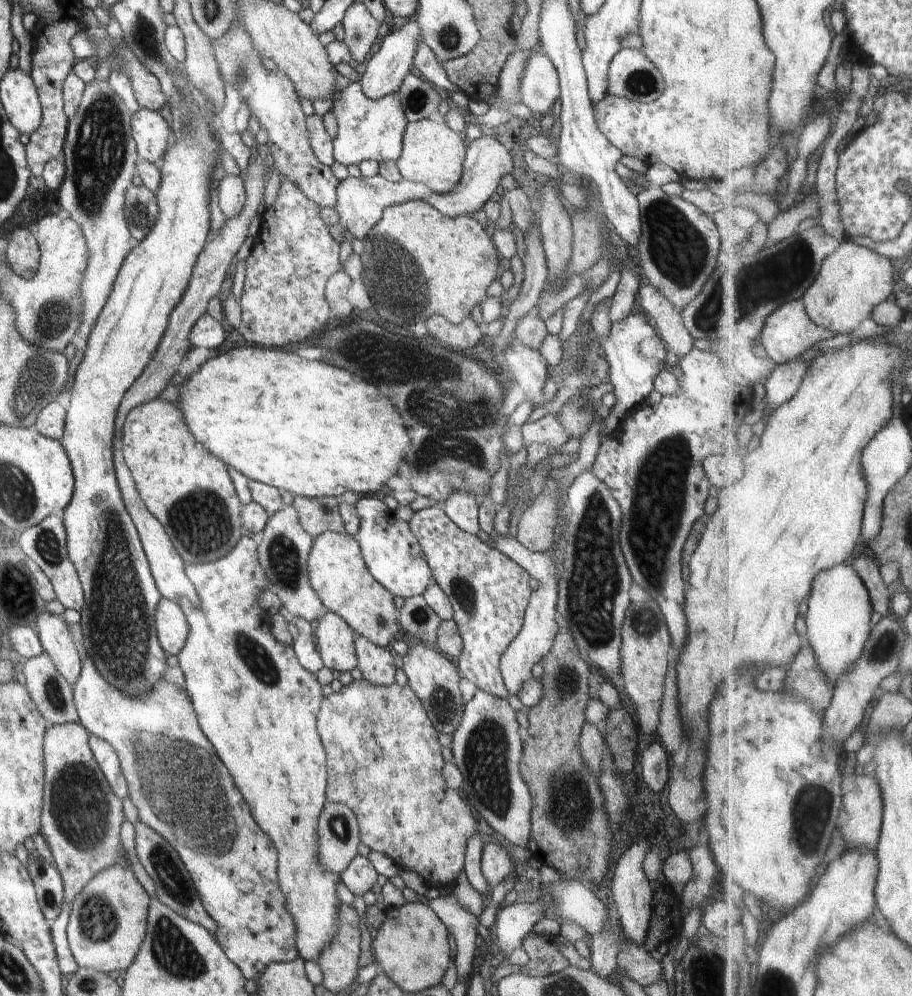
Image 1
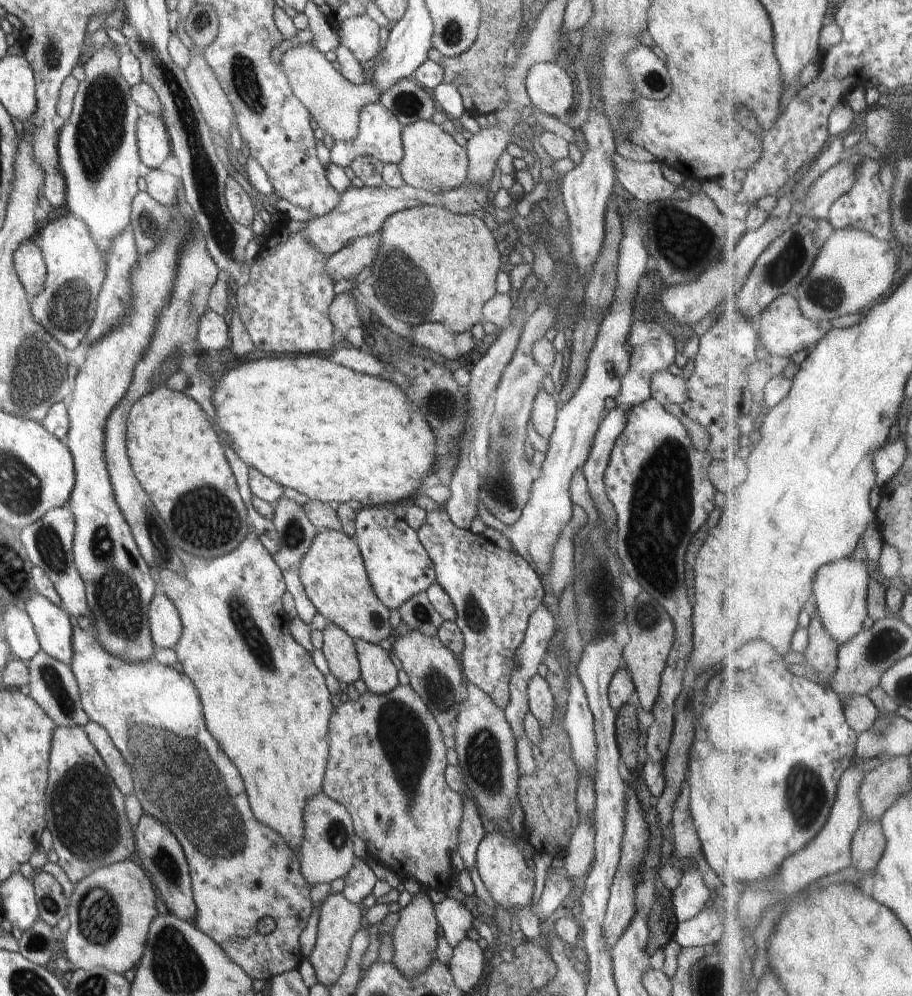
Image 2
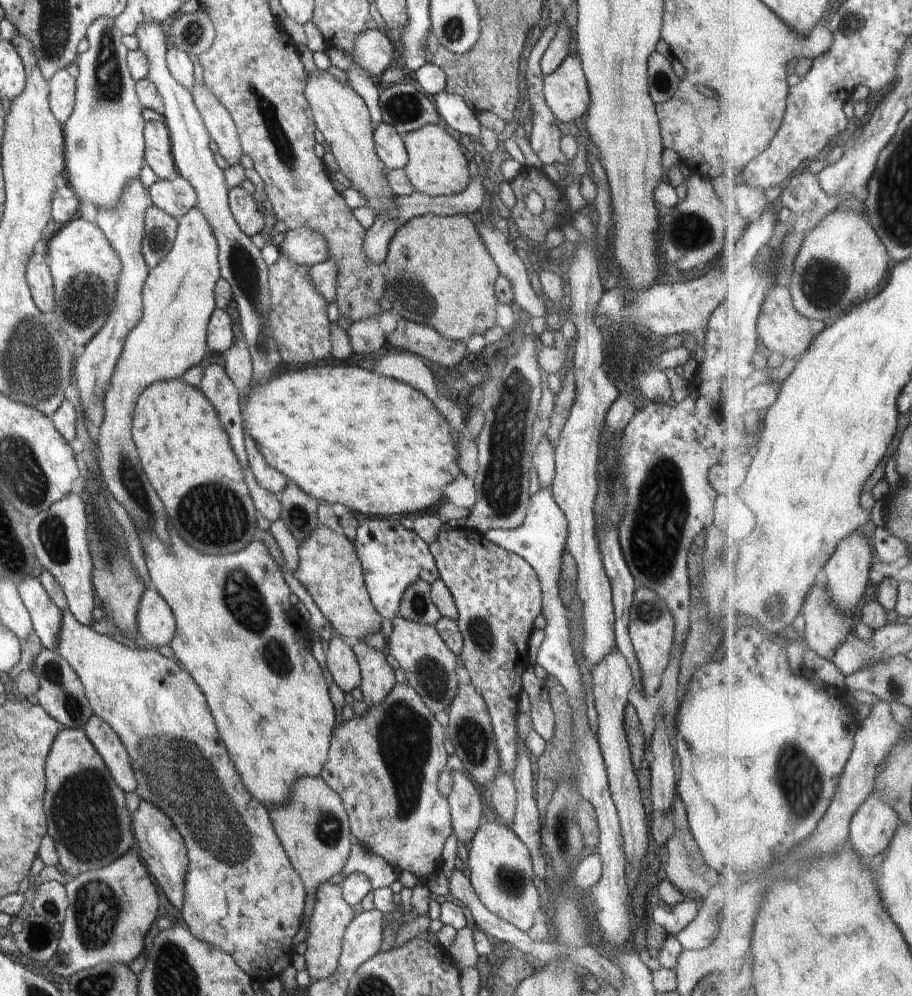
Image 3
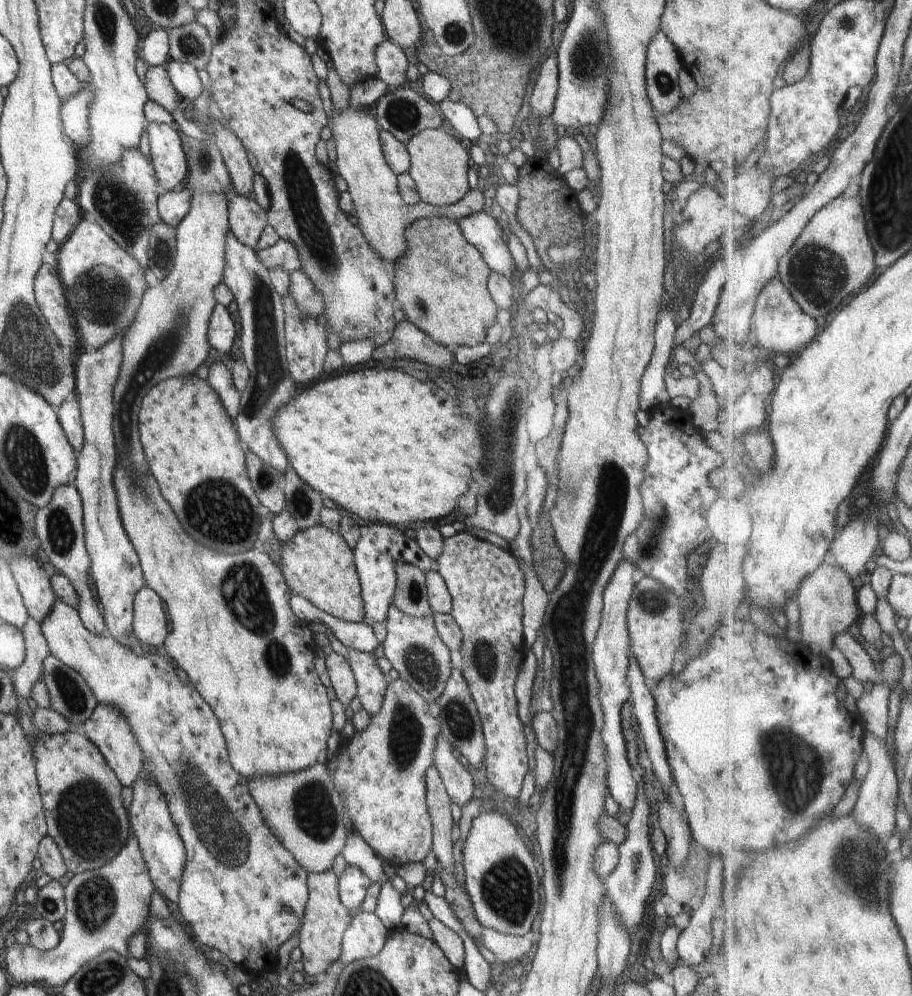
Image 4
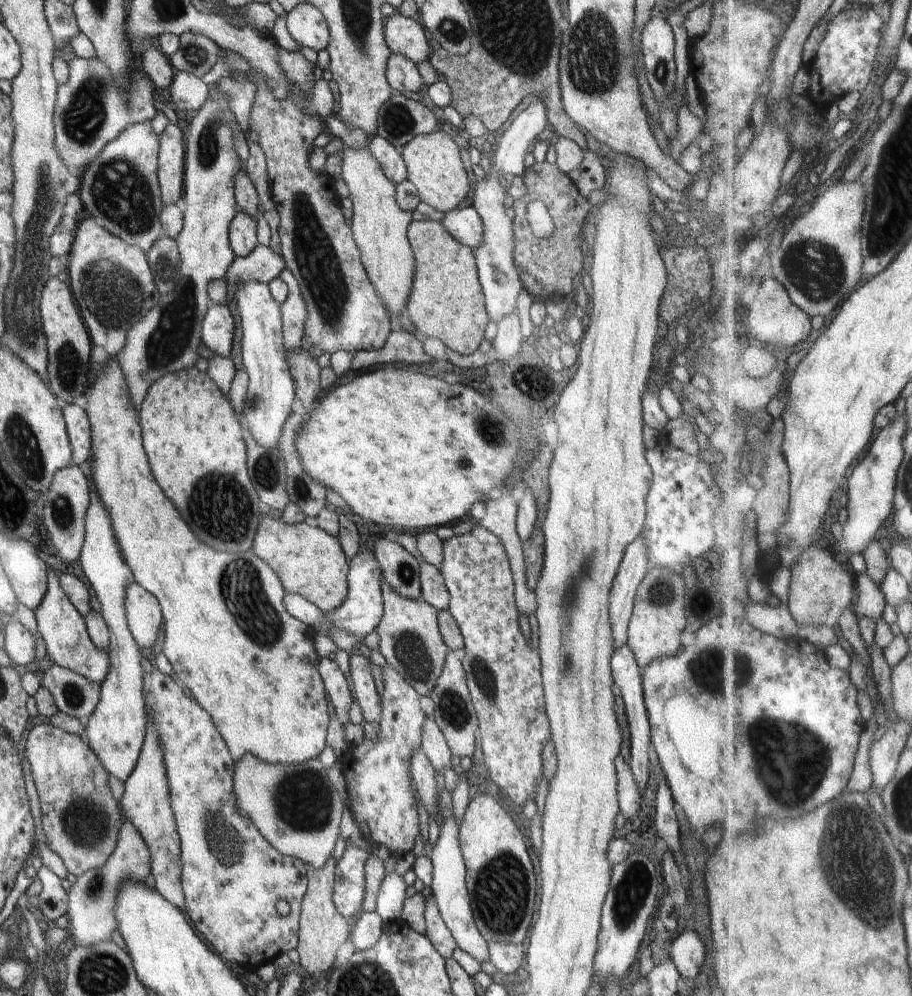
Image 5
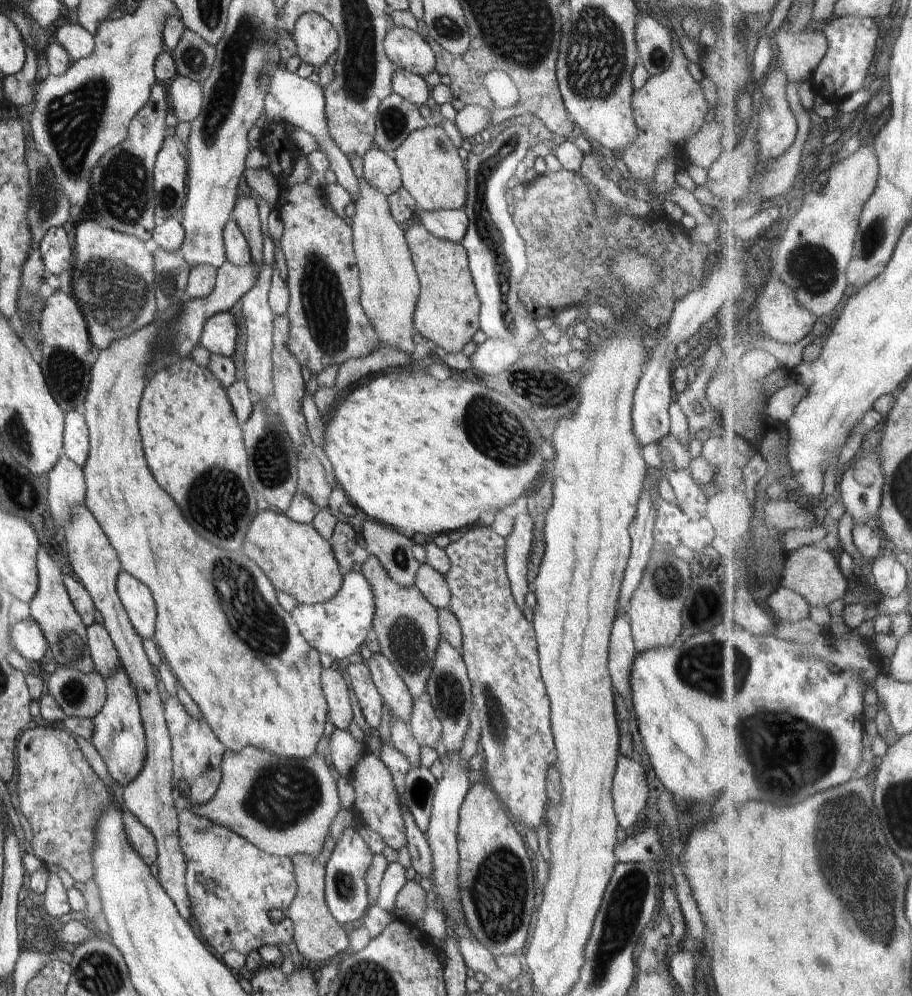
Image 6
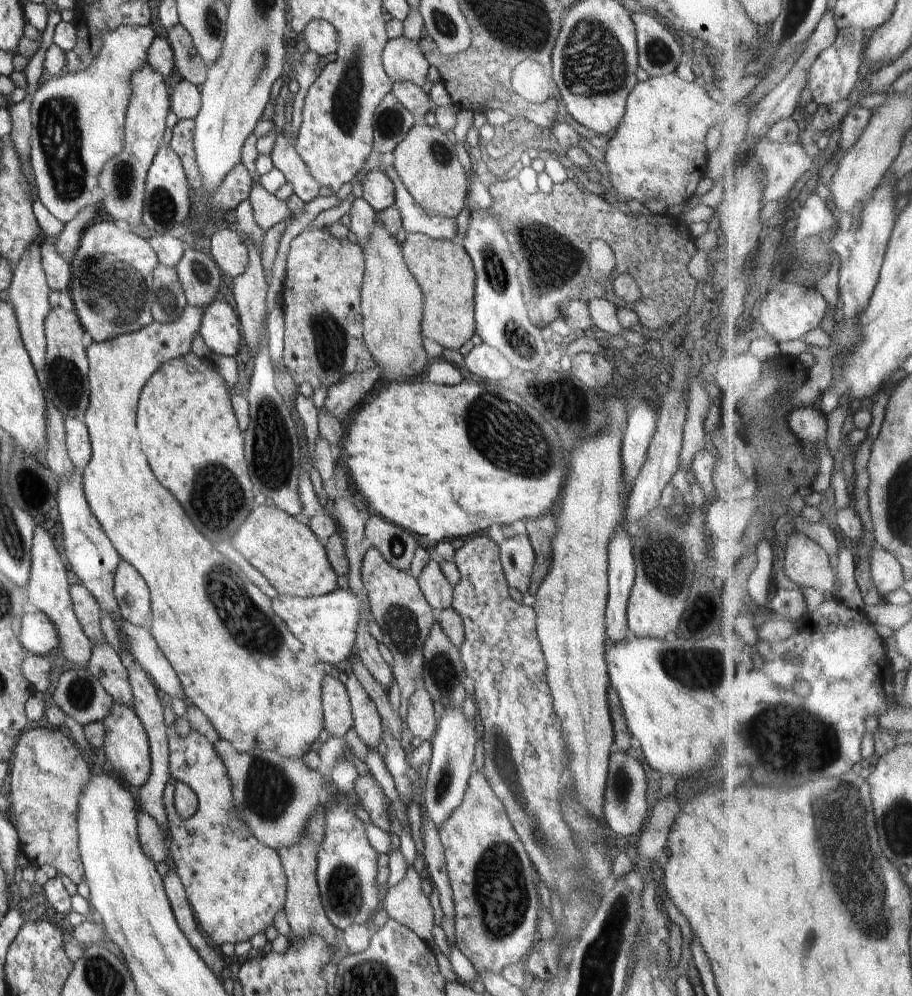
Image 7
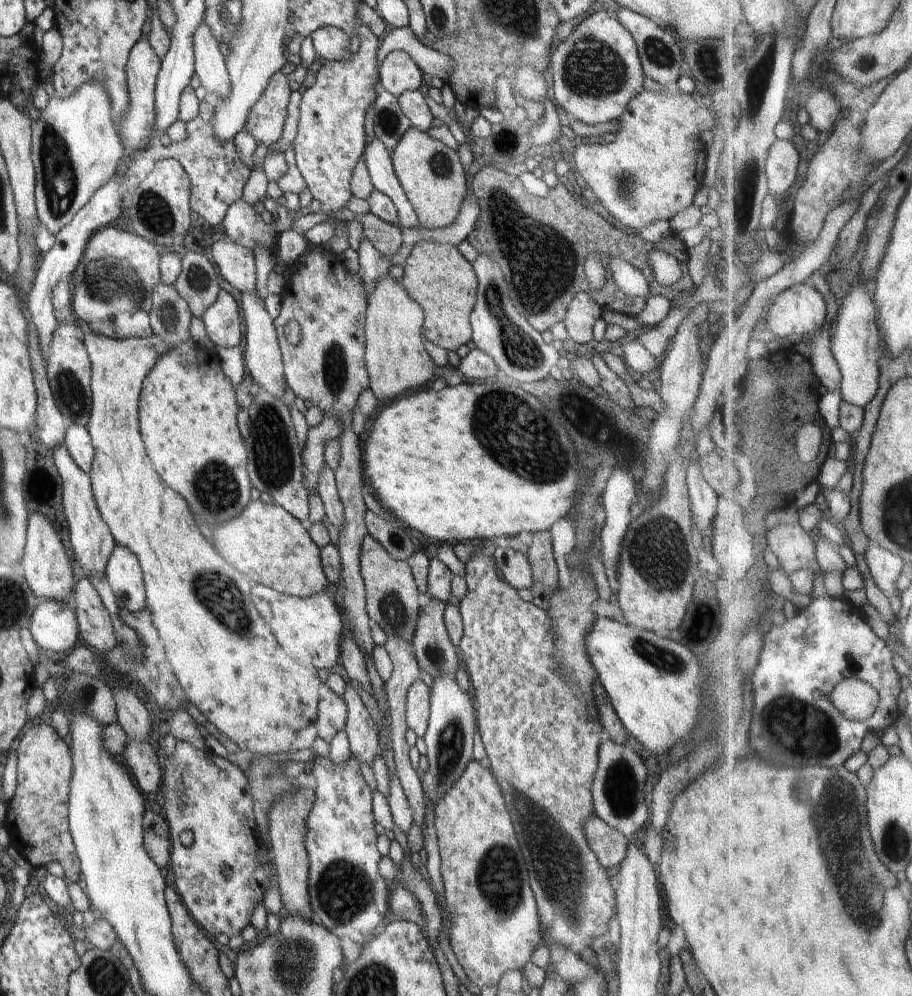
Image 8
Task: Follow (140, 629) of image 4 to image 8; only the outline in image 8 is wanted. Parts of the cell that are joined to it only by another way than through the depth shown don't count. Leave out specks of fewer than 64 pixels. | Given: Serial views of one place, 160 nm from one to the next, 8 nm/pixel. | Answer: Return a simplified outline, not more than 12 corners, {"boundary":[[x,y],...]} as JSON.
{"boundary":[[115,546],[104,575],[120,609],[147,606],[143,572]]}

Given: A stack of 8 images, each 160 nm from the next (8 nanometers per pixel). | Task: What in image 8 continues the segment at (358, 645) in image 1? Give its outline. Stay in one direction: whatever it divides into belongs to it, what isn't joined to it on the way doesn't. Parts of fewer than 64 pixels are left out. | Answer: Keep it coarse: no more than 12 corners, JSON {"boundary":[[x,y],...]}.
{"boundary":[[351,684],[343,699],[351,754],[370,768],[380,754],[373,716]]}

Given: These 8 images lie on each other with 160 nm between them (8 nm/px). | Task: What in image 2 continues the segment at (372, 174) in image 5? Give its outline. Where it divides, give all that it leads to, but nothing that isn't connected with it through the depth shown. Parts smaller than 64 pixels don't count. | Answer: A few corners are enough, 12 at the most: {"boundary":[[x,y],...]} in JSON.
{"boundary":[[283,43],[294,96],[322,132],[351,143],[374,83],[350,84],[310,43]]}

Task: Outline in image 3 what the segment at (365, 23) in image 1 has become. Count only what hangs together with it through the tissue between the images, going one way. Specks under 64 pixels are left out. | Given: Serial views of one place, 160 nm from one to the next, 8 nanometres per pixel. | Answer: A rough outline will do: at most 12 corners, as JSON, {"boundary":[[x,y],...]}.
{"boundary":[[382,31],[357,36],[353,58],[381,76],[398,54]]}

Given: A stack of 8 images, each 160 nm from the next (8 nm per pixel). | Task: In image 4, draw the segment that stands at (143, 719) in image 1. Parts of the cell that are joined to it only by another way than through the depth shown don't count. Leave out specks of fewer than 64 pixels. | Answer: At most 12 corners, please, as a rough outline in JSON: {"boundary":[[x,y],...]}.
{"boundary":[[54,599],[50,655],[115,706],[185,846],[194,941],[256,976],[308,872],[174,666]]}

